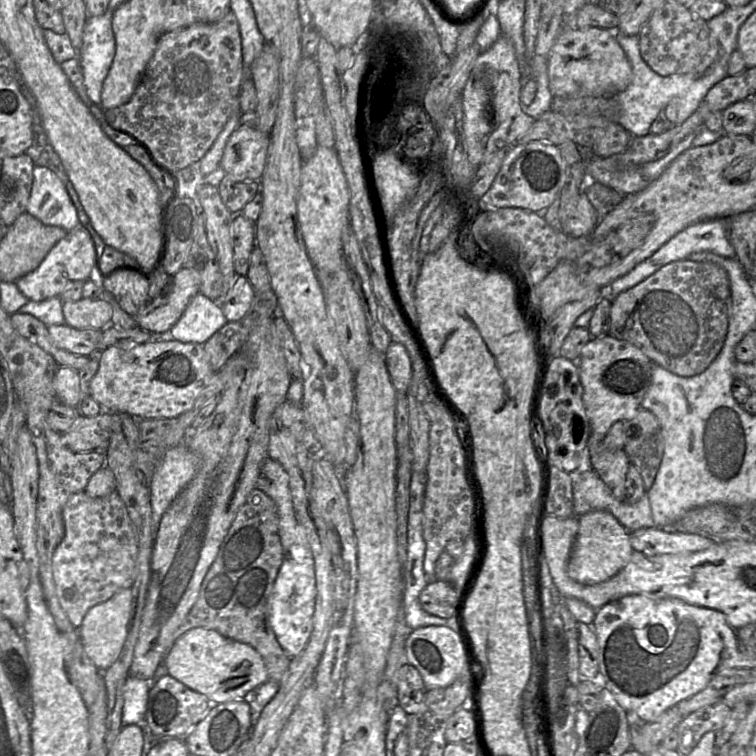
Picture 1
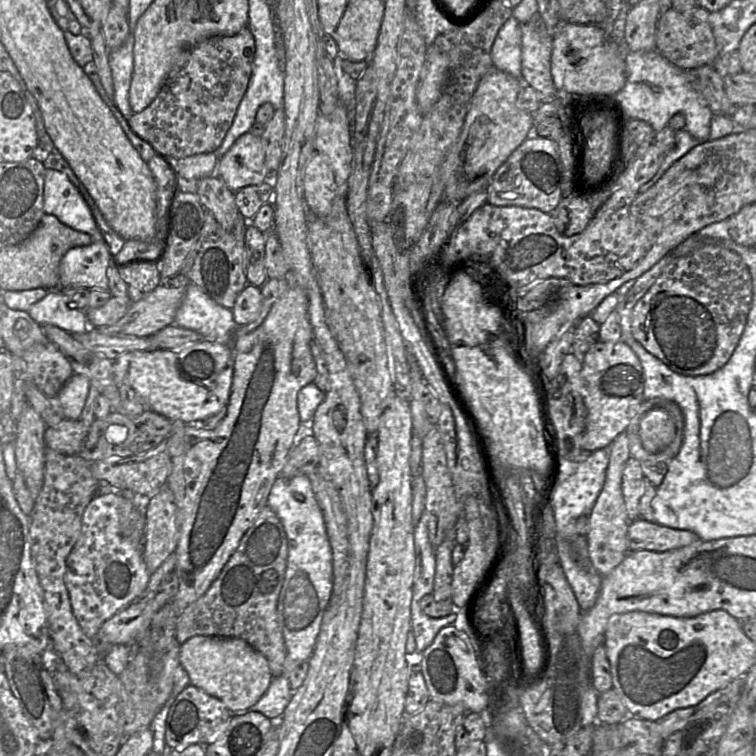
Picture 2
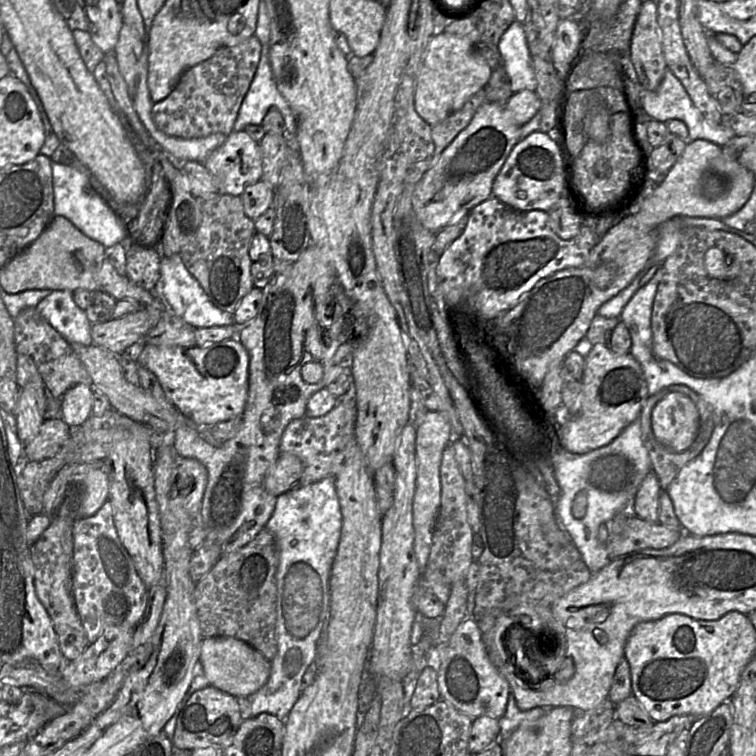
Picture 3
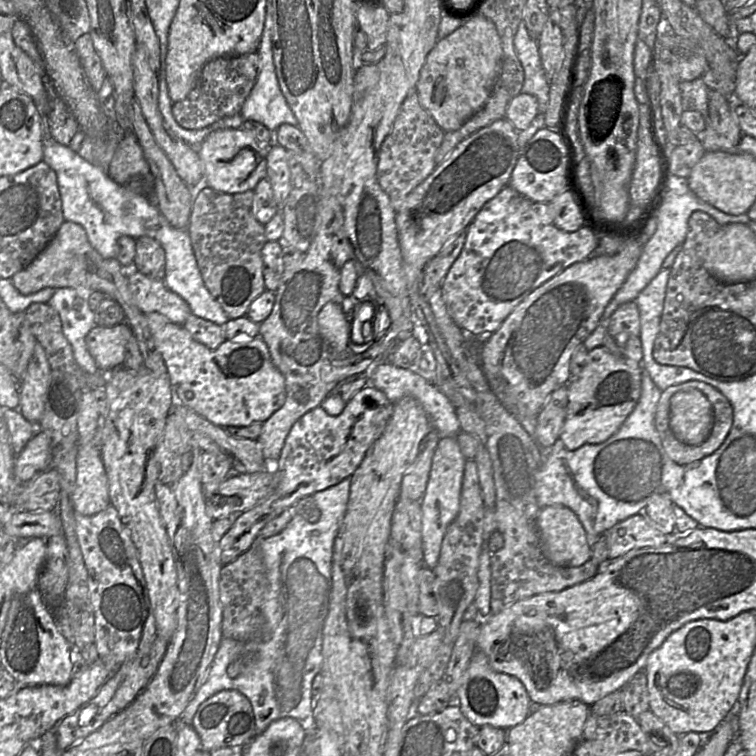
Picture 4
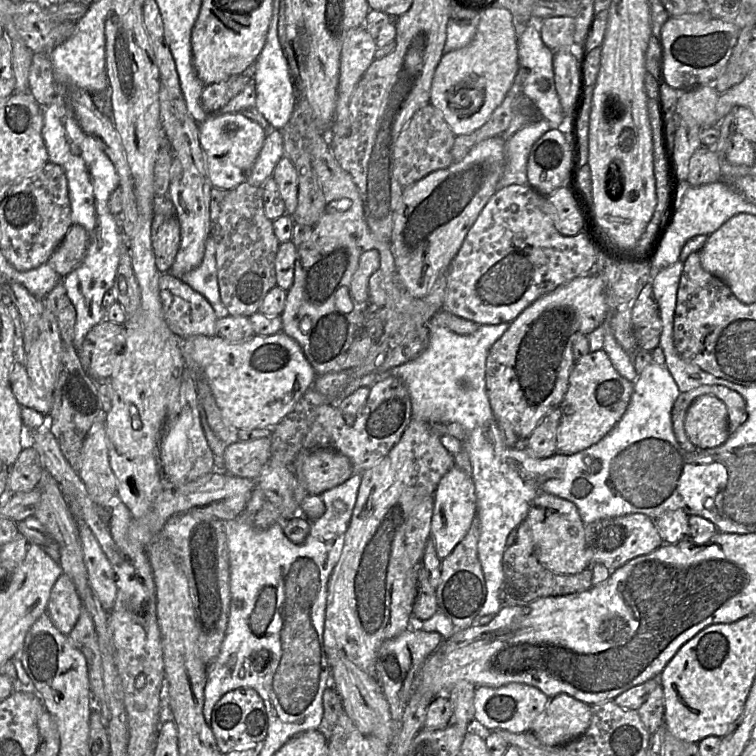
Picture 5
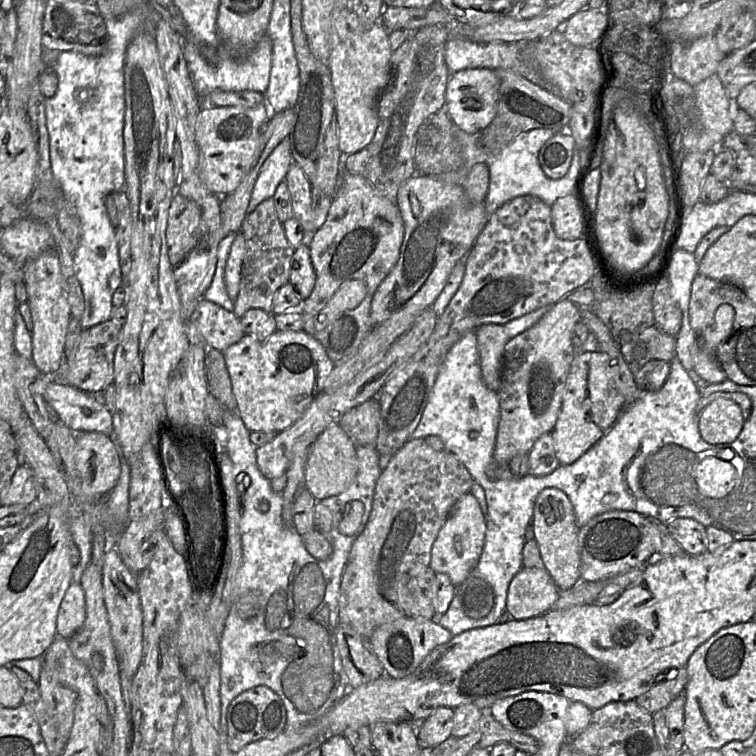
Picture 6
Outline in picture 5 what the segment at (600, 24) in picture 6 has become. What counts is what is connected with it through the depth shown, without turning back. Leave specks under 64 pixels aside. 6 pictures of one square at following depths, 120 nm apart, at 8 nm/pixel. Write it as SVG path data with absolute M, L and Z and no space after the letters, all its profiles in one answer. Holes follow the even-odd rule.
M553 16L537 22L541 38L553 51L568 49L574 41L575 19L570 16Z

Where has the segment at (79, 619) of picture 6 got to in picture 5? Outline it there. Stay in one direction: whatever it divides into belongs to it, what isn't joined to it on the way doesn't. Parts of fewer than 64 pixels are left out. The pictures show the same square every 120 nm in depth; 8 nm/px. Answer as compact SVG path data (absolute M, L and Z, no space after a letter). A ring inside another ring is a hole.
M62 574L51 590L47 606L51 620L68 636L79 620L82 609L81 598L74 582L67 574Z

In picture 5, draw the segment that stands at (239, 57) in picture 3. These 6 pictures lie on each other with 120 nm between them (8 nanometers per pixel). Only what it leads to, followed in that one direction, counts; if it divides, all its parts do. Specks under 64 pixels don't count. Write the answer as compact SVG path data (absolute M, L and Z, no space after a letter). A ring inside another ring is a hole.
M253 64L240 74L206 86L201 94L201 105L204 111L211 115L221 110L253 80L255 71L256 66Z

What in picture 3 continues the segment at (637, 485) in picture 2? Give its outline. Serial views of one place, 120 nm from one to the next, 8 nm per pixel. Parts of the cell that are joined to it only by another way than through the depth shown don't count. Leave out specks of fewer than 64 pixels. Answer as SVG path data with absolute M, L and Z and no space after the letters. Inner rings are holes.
M653 471L649 472L634 497L632 513L646 521L658 522L661 491L656 474Z

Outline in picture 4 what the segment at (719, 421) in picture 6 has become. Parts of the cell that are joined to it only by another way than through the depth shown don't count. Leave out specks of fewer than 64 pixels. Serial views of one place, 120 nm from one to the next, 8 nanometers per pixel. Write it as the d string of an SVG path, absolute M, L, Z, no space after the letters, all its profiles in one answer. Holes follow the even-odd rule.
M683 390L671 397L669 427L682 443L702 444L709 437L713 422L712 405L700 391Z

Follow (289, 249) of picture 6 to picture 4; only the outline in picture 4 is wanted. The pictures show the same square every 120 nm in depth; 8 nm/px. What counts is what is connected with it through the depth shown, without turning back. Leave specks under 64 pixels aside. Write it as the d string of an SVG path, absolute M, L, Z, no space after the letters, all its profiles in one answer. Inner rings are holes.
M210 187L192 189L187 232L204 284L230 319L246 316L250 304L266 290L261 251L268 239L252 212L253 198L253 190L226 194Z

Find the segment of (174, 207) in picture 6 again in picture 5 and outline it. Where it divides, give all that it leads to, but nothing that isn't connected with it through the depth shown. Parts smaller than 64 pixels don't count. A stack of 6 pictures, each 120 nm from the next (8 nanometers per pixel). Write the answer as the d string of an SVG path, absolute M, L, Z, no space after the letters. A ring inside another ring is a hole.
M156 215L151 229L152 248L155 264L163 274L170 271L181 242L180 224L176 215Z

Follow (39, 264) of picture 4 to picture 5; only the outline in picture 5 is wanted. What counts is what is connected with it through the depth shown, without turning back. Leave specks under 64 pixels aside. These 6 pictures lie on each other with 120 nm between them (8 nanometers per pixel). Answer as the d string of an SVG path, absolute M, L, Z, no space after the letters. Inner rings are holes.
M72 224L65 238L47 261L48 264L64 278L83 261L89 245L86 229Z

